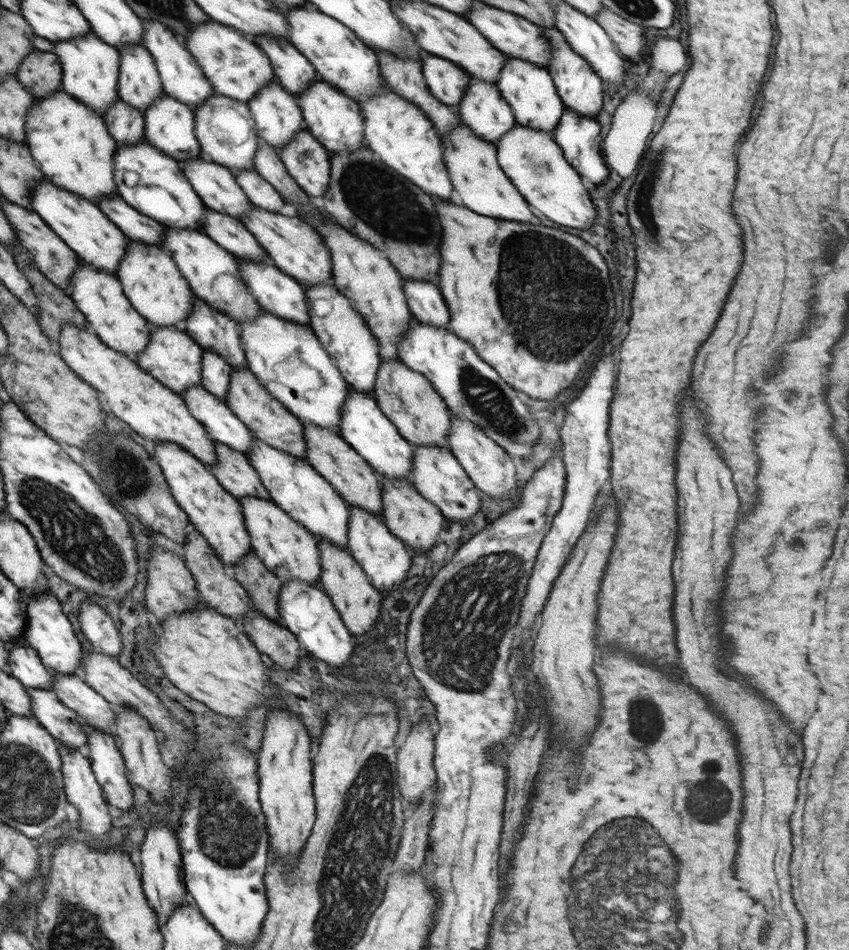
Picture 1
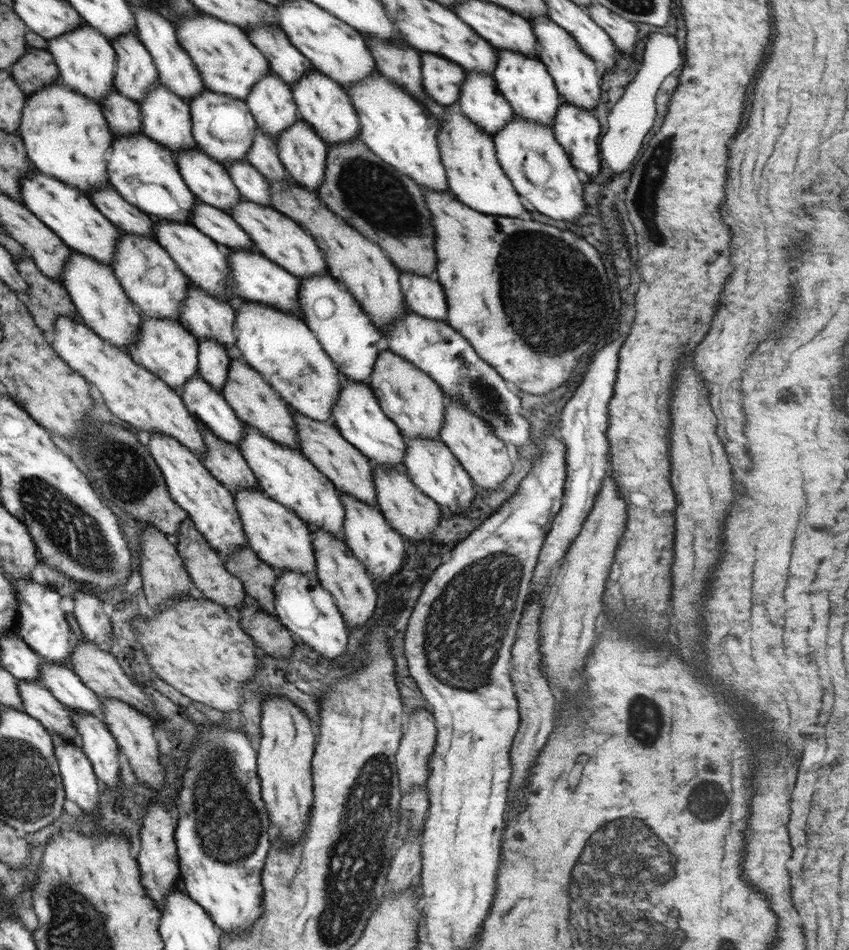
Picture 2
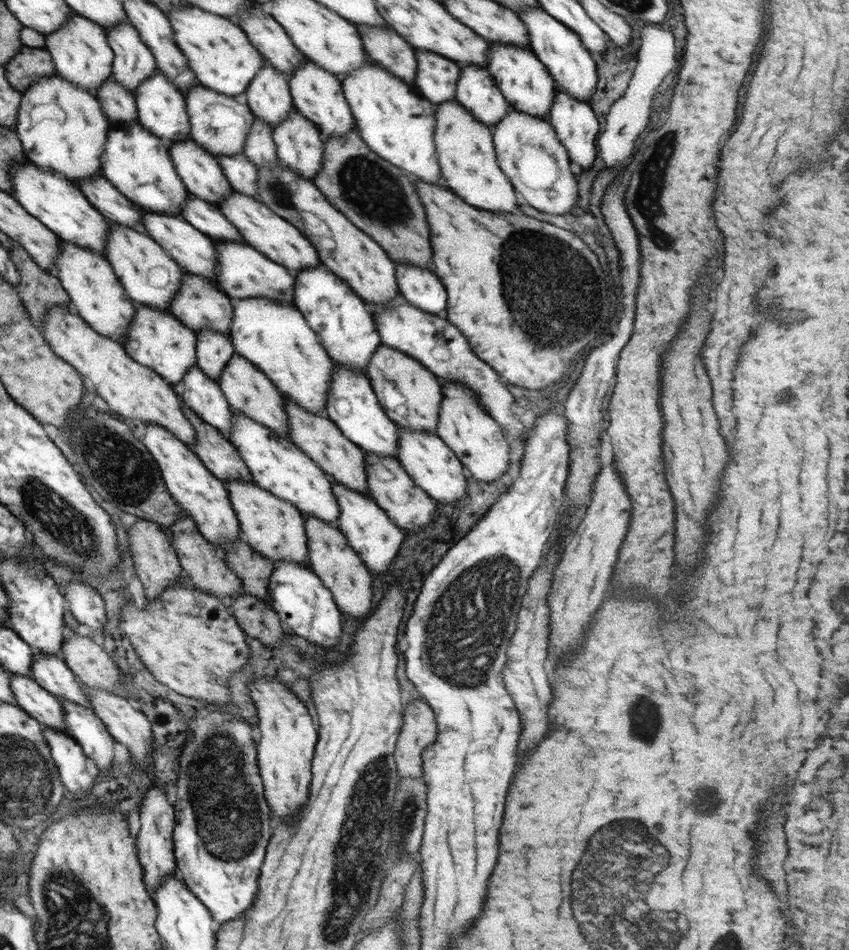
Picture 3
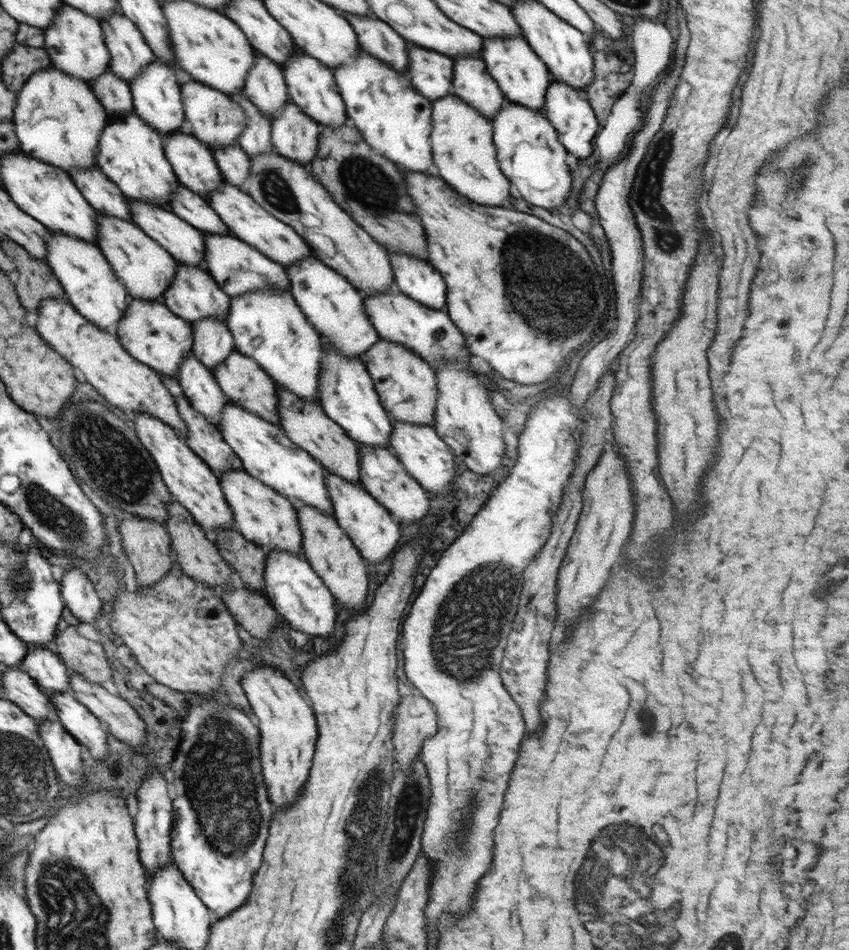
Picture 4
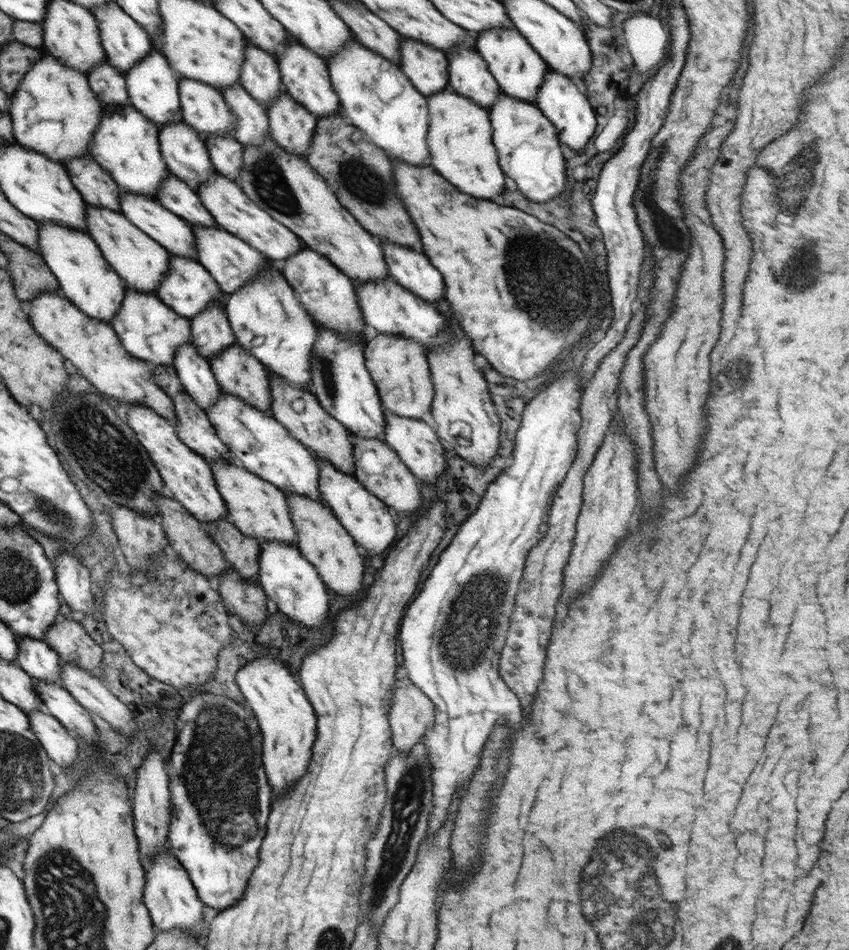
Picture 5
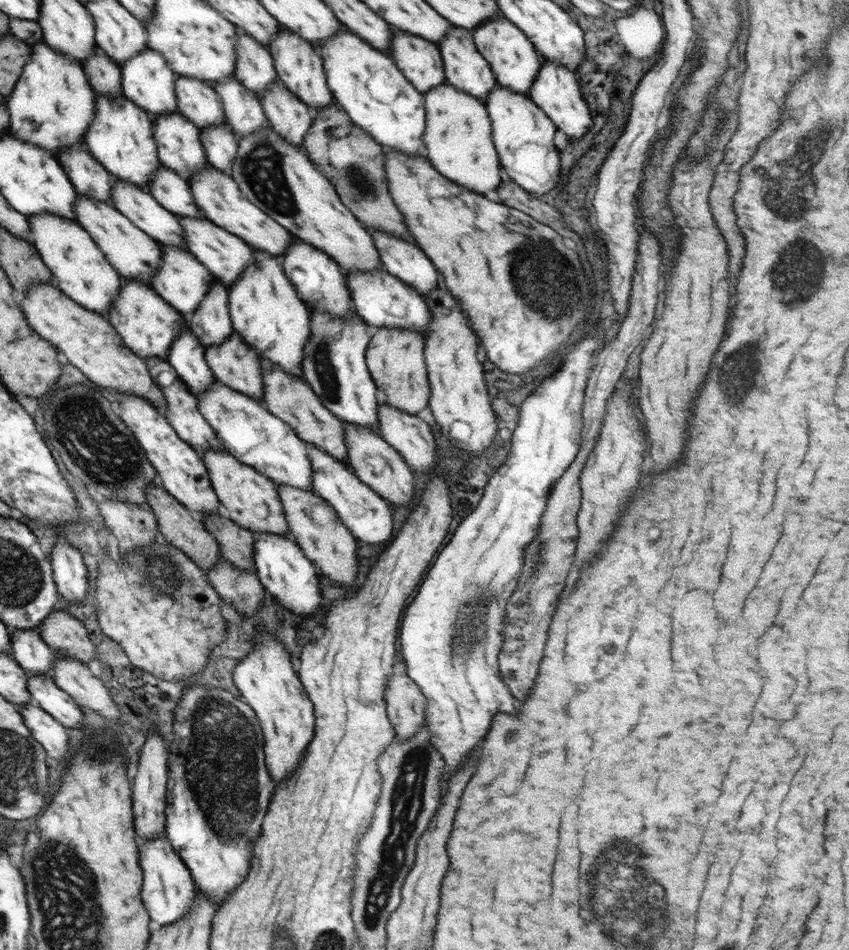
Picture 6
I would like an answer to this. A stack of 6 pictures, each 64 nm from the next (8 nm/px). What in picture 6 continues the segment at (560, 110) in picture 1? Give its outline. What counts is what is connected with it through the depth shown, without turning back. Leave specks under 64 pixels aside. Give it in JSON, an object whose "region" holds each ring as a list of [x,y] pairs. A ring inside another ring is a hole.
{"region":[[[504,16],[486,25],[474,28],[473,40],[478,52],[489,62],[498,84],[528,97],[530,88],[542,68],[542,57],[520,28]]]}

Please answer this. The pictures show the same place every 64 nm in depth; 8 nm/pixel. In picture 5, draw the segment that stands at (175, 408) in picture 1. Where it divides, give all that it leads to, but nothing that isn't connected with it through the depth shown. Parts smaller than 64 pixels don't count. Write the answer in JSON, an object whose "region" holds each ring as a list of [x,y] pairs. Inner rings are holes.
{"region":[[[42,292],[32,298],[28,304],[28,313],[32,314],[32,325],[38,333],[56,350],[60,350],[60,354],[80,371],[80,376],[102,394],[124,404],[142,404],[152,408],[171,424],[177,422],[175,402],[156,384],[155,367],[132,356],[111,325],[90,318],[57,292]]]}

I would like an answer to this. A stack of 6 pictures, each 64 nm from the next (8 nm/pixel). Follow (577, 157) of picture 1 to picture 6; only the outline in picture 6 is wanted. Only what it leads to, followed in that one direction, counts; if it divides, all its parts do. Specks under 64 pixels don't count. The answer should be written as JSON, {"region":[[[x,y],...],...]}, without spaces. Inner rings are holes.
{"region":[[[542,59],[542,68],[540,68],[532,88],[530,88],[528,97],[550,118],[556,128],[562,130],[570,140],[582,140],[582,137],[588,134],[588,130],[594,124],[590,107],[588,107],[588,103],[580,93],[576,72],[568,70],[562,64]]]}

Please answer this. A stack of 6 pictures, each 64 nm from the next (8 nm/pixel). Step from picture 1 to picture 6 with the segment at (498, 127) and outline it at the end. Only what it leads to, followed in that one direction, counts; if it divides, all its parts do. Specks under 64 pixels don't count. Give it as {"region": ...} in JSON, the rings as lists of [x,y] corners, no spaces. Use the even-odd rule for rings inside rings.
{"region":[[[452,26],[450,32],[446,34],[446,38],[442,42],[438,42],[437,46],[442,55],[442,61],[444,61],[447,83],[466,94],[472,94],[474,98],[478,98],[482,102],[486,100],[488,94],[492,92],[492,88],[496,86],[497,80],[489,62],[478,52],[473,40],[473,33],[466,28]]]}

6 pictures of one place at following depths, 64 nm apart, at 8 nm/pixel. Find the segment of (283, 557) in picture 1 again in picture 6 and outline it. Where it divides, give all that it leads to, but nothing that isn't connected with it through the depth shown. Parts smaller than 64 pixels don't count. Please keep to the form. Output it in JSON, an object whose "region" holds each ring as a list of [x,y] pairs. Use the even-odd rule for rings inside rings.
{"region":[[[204,450],[201,453],[208,468],[212,485],[226,517],[250,532],[270,532],[280,536],[291,536],[284,507],[278,494],[278,486],[252,466],[240,462],[226,450]]]}

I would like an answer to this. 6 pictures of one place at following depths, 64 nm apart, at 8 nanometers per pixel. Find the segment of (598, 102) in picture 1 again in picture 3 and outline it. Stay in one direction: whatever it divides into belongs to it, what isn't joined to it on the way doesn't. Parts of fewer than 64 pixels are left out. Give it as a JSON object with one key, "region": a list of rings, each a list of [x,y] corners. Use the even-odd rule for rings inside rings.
{"region":[[[526,8],[518,17],[524,21],[528,29],[531,50],[546,65],[557,88],[564,90],[574,100],[590,103],[598,84],[597,62],[596,58],[584,48],[580,36],[562,22],[558,22],[556,18],[549,16],[542,8]]]}

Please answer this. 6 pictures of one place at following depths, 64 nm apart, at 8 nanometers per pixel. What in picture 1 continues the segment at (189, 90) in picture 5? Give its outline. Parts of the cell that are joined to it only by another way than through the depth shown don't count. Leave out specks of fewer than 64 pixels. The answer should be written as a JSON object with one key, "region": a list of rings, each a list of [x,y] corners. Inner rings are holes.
{"region":[[[216,94],[206,98],[194,110],[194,131],[200,143],[201,153],[210,162],[229,168],[233,173],[238,170],[255,170],[254,158],[258,148],[255,122],[247,103]]]}

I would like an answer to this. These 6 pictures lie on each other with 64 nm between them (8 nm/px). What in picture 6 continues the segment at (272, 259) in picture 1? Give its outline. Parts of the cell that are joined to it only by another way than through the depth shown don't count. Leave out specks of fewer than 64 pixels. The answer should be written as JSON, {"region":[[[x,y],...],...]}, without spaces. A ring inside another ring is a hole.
{"region":[[[206,164],[206,166],[200,168],[200,172],[196,172],[188,182],[196,205],[200,207],[200,211],[206,215],[209,221],[235,234],[251,247],[264,250],[264,252],[270,252],[272,256],[282,259],[284,252],[286,252],[288,246],[292,244],[294,235],[288,229],[280,225],[280,223],[272,220],[272,217],[263,210],[260,210],[260,207],[252,204],[252,201],[243,194],[238,183],[231,175],[224,174],[222,170],[218,170],[210,164]]]}

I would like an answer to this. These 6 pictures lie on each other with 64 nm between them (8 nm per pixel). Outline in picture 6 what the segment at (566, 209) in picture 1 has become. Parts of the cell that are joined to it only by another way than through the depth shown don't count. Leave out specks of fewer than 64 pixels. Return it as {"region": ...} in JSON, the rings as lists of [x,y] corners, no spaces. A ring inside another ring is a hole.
{"region":[[[496,82],[488,98],[483,101],[492,126],[492,138],[501,167],[508,176],[532,196],[544,196],[560,182],[560,151],[554,138],[555,124],[529,97]]]}

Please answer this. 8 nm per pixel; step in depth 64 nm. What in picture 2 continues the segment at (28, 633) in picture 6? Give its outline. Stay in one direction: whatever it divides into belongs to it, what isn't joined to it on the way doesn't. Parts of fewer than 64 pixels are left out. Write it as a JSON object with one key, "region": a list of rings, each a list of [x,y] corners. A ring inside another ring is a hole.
{"region":[[[42,662],[39,684],[71,710],[80,710],[104,721],[104,707],[100,697],[80,680],[72,668],[54,662]]]}

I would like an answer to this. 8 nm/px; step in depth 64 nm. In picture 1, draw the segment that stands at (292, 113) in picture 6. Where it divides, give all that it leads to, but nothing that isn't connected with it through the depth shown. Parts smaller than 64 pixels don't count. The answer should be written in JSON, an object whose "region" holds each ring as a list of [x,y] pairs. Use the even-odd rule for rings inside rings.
{"region":[[[300,130],[284,148],[279,158],[288,174],[313,199],[319,200],[330,184],[331,158],[326,148],[305,130]]]}

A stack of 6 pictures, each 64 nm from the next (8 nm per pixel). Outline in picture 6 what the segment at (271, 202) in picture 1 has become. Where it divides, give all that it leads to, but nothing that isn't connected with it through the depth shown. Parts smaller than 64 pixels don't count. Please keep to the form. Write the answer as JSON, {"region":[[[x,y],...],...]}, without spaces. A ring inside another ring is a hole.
{"region":[[[227,124],[202,128],[199,130],[200,141],[207,160],[212,167],[230,175],[238,153],[238,136]]]}

